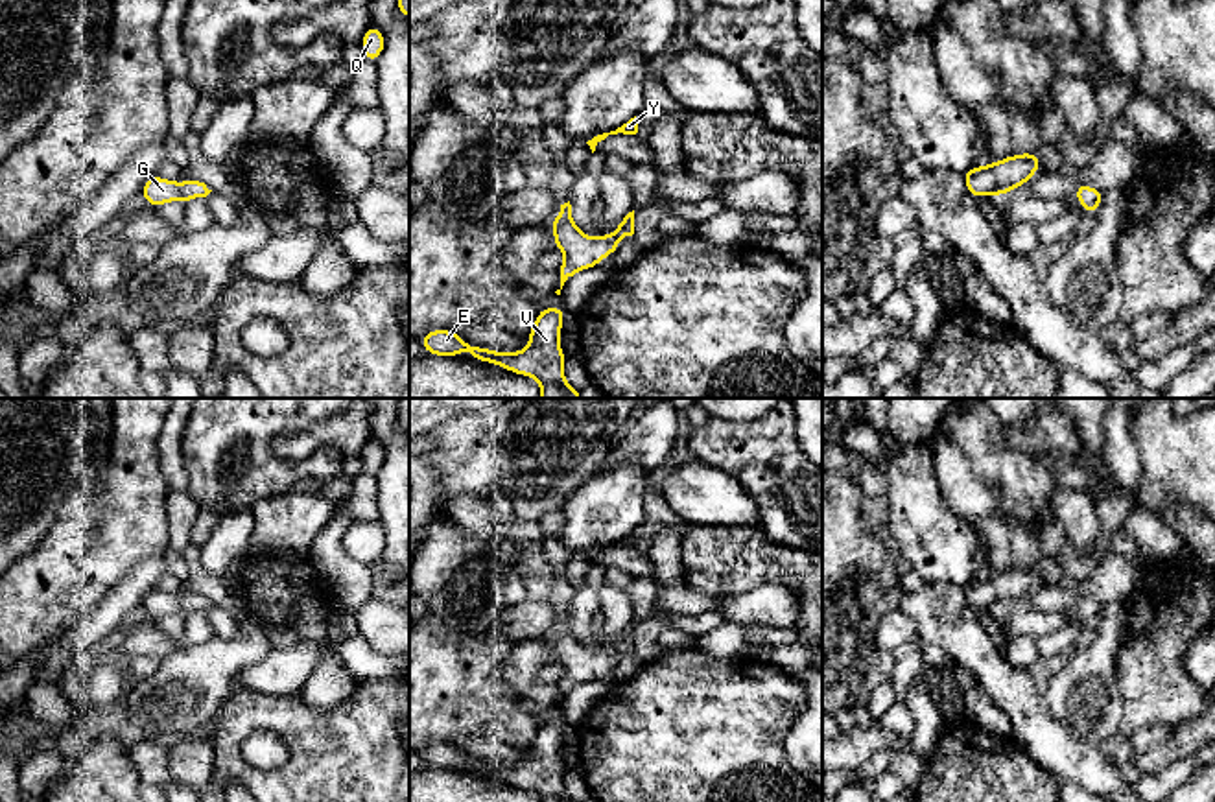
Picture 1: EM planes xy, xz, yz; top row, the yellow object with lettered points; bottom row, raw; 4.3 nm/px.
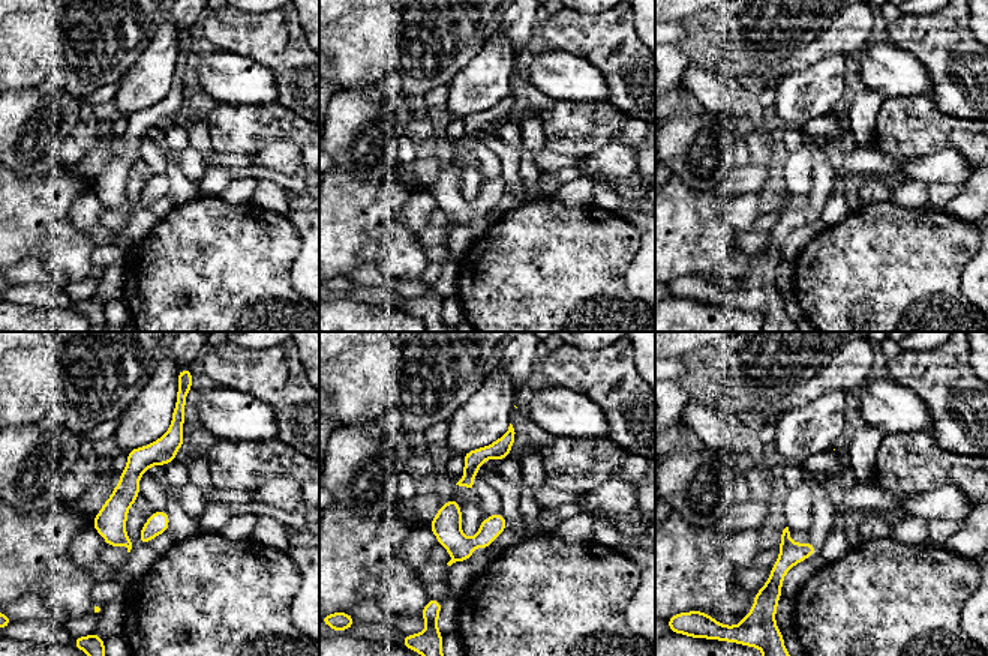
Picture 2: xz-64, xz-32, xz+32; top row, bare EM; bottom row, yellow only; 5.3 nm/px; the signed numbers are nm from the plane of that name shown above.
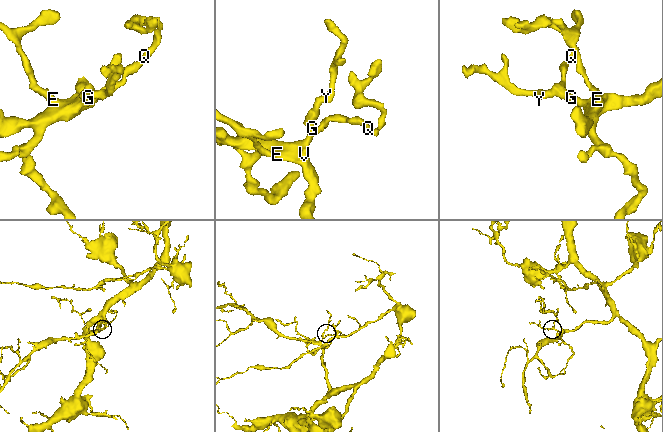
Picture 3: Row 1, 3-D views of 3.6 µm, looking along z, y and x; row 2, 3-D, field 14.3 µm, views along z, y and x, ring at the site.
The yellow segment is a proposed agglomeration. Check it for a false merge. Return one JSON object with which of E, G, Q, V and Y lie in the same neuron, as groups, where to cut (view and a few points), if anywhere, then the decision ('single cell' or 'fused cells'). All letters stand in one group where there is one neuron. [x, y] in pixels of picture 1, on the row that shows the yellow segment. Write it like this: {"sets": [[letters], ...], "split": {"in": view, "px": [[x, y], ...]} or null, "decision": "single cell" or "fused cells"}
{"sets": [["E", "G", "Q", "V", "Y"]], "split": null, "decision": "single cell"}

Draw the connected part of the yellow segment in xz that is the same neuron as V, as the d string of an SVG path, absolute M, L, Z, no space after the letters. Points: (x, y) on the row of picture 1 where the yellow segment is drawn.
M540 308L540 313L527 336L529 347L520 352L498 352L476 347L461 339L452 328L431 330L419 337L428 354L457 358L468 350L474 361L500 365L511 372L529 376L540 382L540 398L581 398L581 391L572 387L564 378L564 358L559 345L564 308Z

